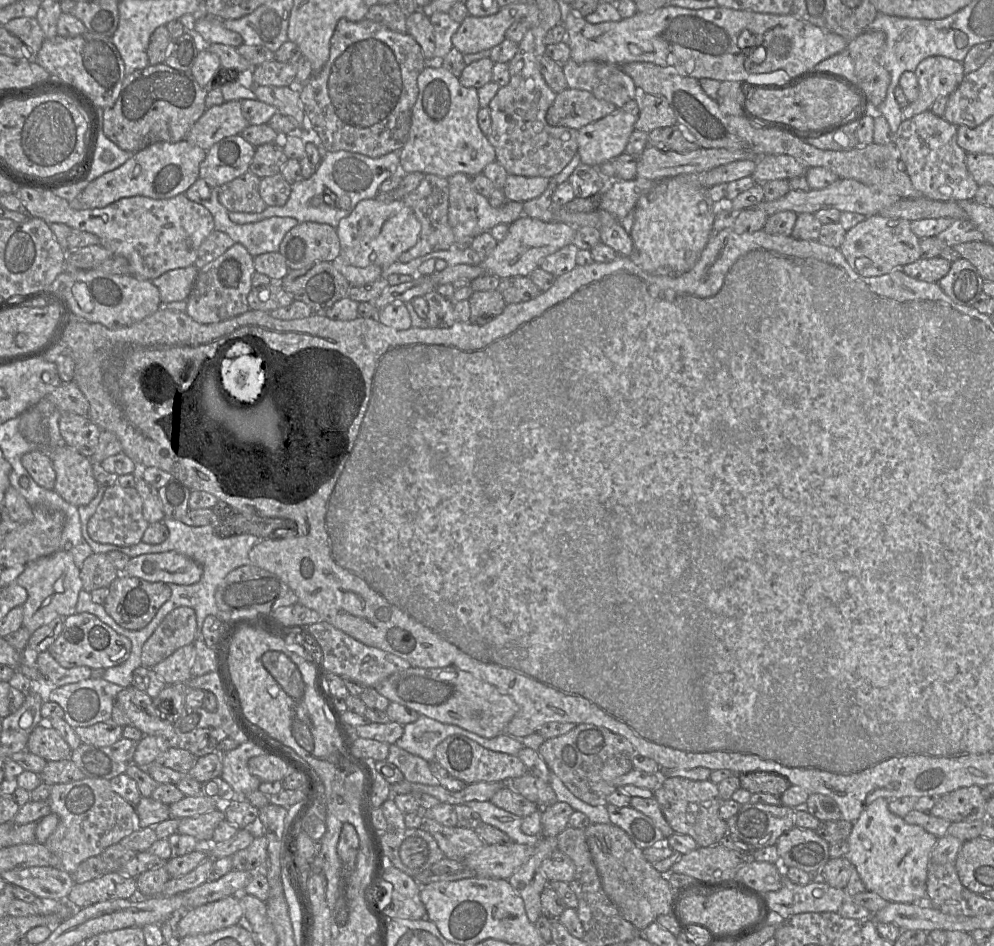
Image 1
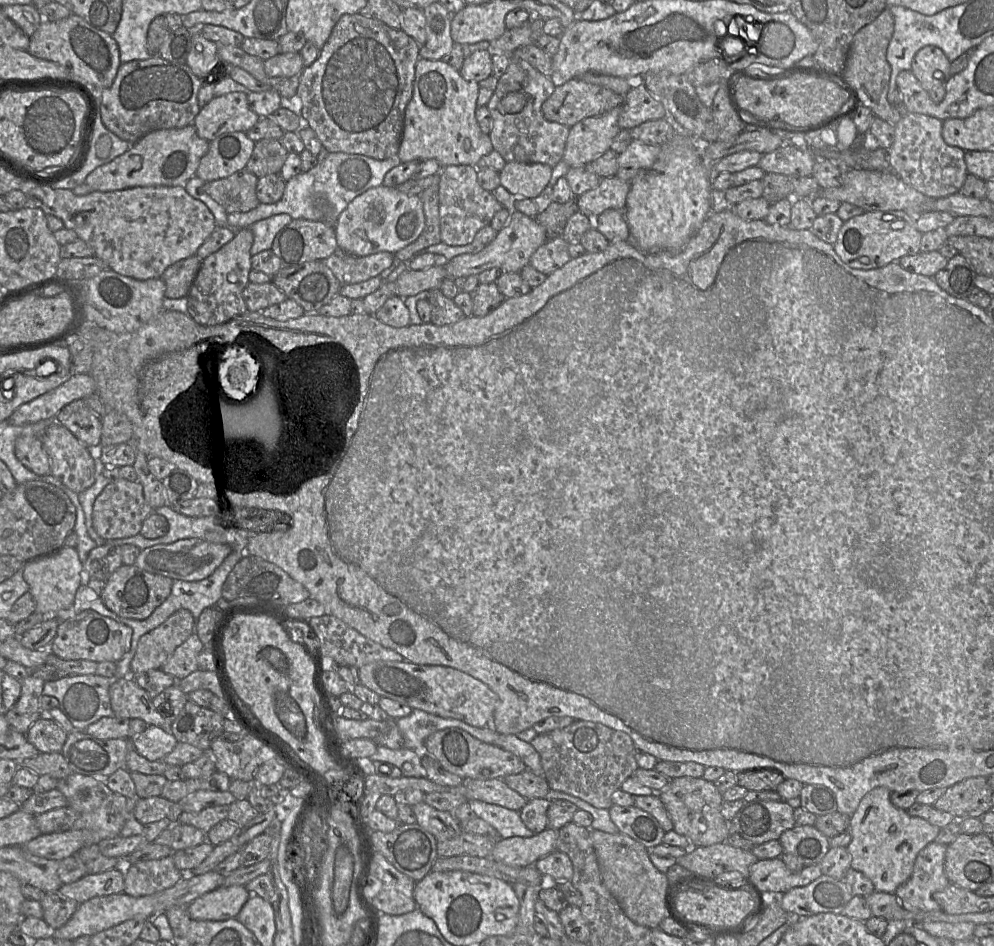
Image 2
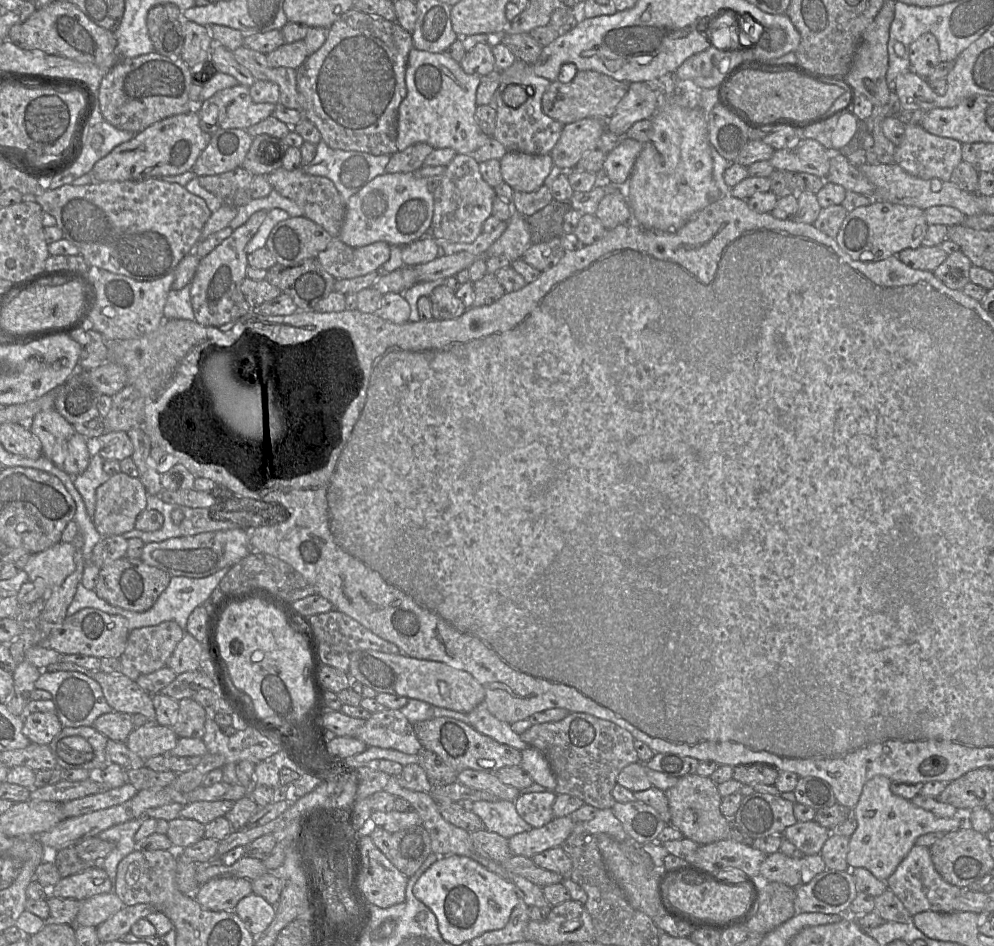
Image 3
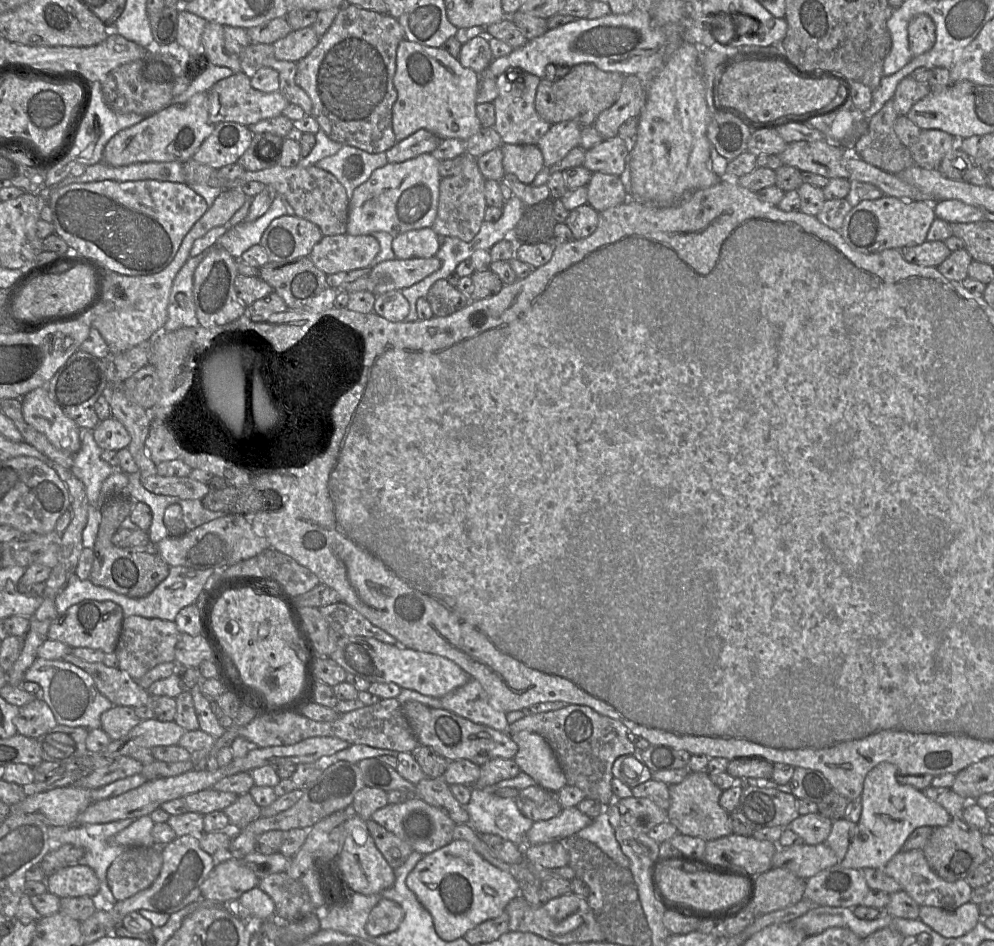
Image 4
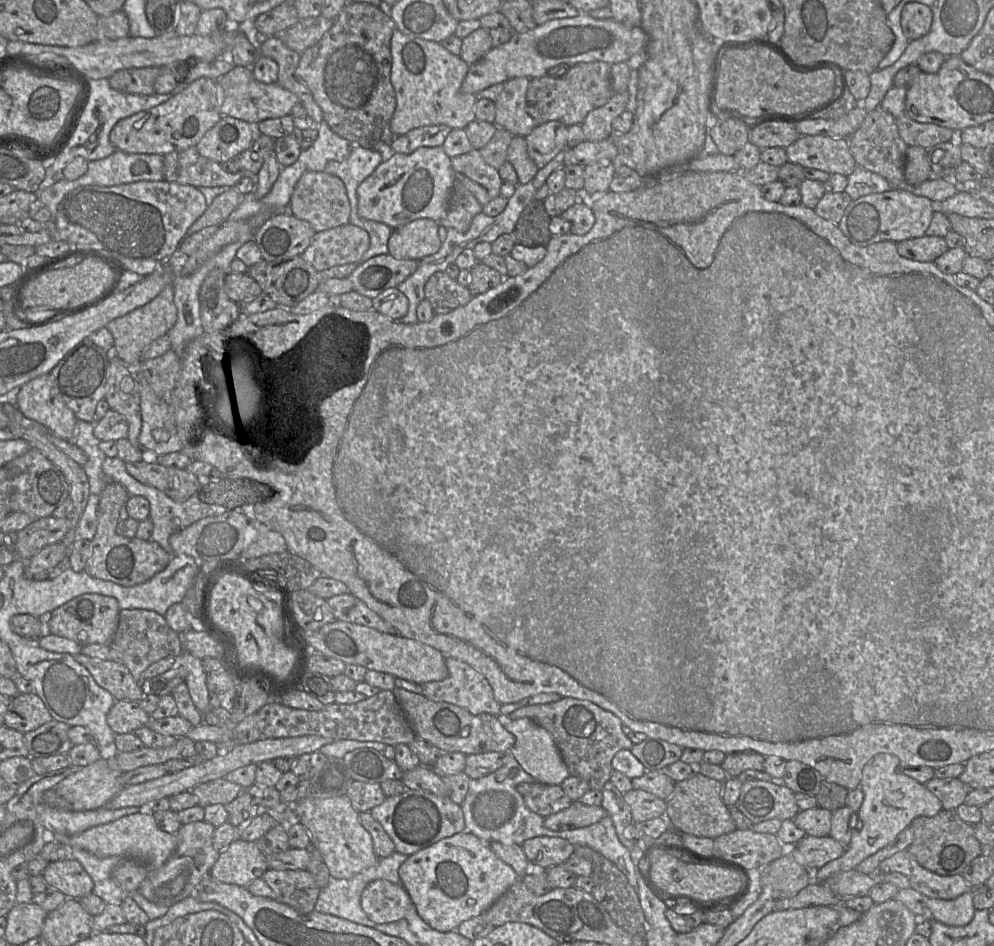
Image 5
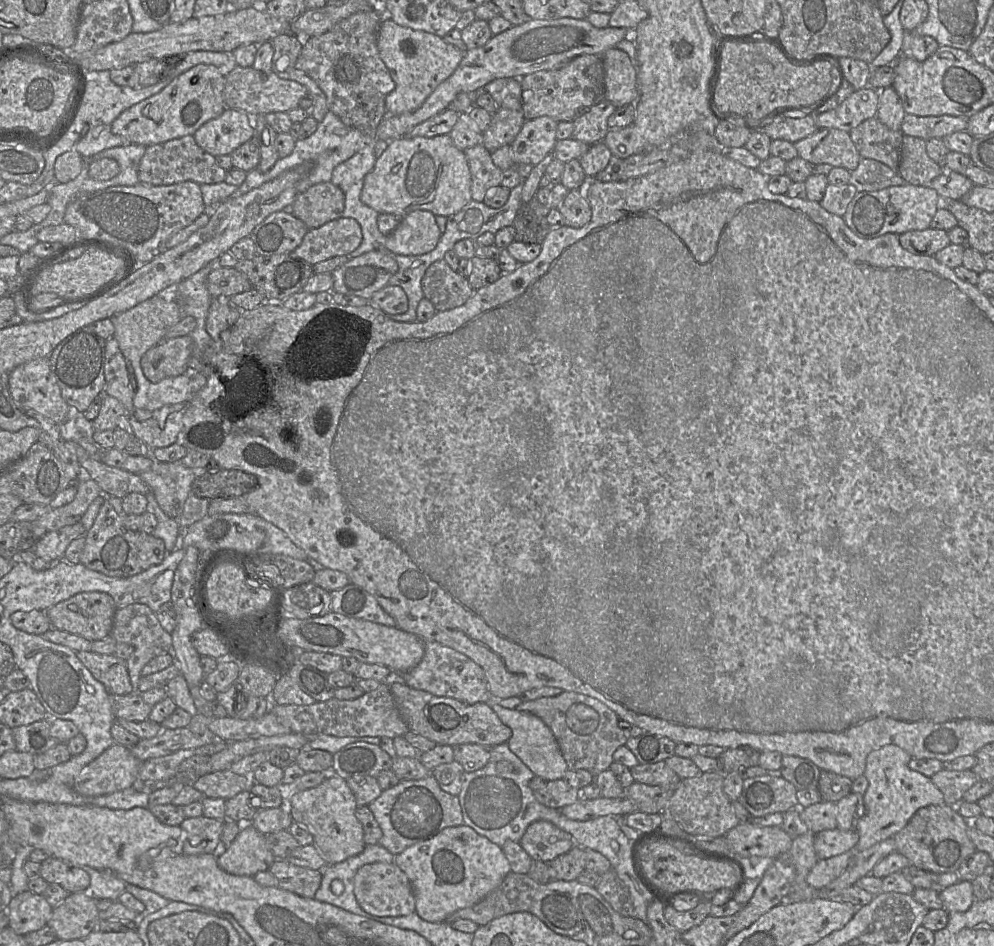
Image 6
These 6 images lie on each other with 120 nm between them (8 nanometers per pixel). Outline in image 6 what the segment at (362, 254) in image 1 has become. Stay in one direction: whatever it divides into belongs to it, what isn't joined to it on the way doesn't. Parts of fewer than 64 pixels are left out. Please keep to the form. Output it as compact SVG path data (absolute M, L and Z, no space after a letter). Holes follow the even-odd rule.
M449 134L431 138L401 137L389 142L386 150L377 158L374 168L365 176L361 201L378 213L405 217L408 213L424 210L434 215L451 216L458 213L471 198L471 174L464 151L458 149Z

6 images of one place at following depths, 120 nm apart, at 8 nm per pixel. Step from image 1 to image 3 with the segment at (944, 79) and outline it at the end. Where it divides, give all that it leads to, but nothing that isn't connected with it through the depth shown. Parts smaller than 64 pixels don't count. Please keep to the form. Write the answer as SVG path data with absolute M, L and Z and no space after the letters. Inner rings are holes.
M924 33L910 45L910 70L926 79L940 64L939 43L932 33Z

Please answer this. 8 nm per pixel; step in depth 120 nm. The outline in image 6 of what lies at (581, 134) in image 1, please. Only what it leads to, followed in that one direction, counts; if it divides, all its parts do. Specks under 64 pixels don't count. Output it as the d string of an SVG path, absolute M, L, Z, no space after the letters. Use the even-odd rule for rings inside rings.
M546 116L524 122L519 133L509 145L515 165L537 165L551 158L557 142L556 129L558 122Z

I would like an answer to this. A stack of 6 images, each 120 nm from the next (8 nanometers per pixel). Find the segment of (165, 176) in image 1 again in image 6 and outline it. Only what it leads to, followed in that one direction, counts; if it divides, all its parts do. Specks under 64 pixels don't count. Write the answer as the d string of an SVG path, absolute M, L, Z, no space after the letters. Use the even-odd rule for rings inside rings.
M198 64L174 78L157 94L124 110L113 122L112 132L130 143L150 146L194 133L207 121L220 116L224 103L225 76L219 67Z

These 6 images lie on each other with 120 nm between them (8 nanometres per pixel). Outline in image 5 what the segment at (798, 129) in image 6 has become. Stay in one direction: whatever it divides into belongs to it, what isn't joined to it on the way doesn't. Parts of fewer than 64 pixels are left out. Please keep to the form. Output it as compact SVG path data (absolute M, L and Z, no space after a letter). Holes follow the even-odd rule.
M783 120L765 121L750 128L749 142L758 148L787 148L801 137L793 123Z

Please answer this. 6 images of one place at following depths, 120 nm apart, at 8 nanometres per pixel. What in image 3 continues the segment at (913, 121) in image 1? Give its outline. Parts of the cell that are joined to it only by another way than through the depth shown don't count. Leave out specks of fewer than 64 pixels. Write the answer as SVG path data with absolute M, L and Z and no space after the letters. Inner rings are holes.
M919 124L905 126L904 138L895 149L894 163L909 174L922 179L951 180L953 170L962 161L962 143L927 132Z

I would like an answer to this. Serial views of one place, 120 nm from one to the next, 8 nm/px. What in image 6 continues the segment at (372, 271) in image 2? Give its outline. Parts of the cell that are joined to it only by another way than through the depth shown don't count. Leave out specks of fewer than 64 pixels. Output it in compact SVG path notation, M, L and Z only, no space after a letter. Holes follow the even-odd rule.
M340 217L316 229L309 229L302 243L289 255L314 265L329 258L347 255L356 250L361 242L359 223L352 218Z

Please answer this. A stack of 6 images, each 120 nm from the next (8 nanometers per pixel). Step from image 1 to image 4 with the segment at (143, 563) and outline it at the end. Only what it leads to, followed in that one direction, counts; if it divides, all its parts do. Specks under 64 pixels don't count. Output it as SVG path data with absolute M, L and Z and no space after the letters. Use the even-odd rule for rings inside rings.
M226 515L204 523L182 536L168 536L150 547L170 567L183 566L194 570L227 568L254 557L269 548L265 538L257 535L249 517Z

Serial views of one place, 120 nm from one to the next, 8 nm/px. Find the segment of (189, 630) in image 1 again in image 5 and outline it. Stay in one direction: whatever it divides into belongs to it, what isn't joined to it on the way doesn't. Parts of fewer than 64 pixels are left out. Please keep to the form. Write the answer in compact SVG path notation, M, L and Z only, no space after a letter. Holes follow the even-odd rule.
M144 609L120 610L111 647L117 647L122 652L123 664L138 682L150 665L164 658L177 658L183 652L181 635L169 627L164 616Z

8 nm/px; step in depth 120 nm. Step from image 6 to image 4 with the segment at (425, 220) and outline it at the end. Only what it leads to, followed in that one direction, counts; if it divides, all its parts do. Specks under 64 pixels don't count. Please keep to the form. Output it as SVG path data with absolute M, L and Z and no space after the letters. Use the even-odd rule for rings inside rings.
M432 228L411 230L393 238L396 259L432 258L440 249L438 235Z

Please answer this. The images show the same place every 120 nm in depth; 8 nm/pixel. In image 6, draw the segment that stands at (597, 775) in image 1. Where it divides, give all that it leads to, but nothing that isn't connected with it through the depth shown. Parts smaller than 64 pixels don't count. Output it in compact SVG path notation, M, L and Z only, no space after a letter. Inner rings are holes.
M563 691L557 696L522 701L514 709L539 717L554 734L568 769L584 769L597 775L610 768L616 749L629 737L618 725L618 715L600 700L586 694Z

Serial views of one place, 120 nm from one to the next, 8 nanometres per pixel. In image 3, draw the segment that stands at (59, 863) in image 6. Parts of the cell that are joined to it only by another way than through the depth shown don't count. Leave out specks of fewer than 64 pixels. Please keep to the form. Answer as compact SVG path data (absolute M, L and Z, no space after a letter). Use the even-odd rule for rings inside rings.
M90 867L81 873L62 877L50 889L50 895L83 901L112 891L113 882L108 874L100 867Z

